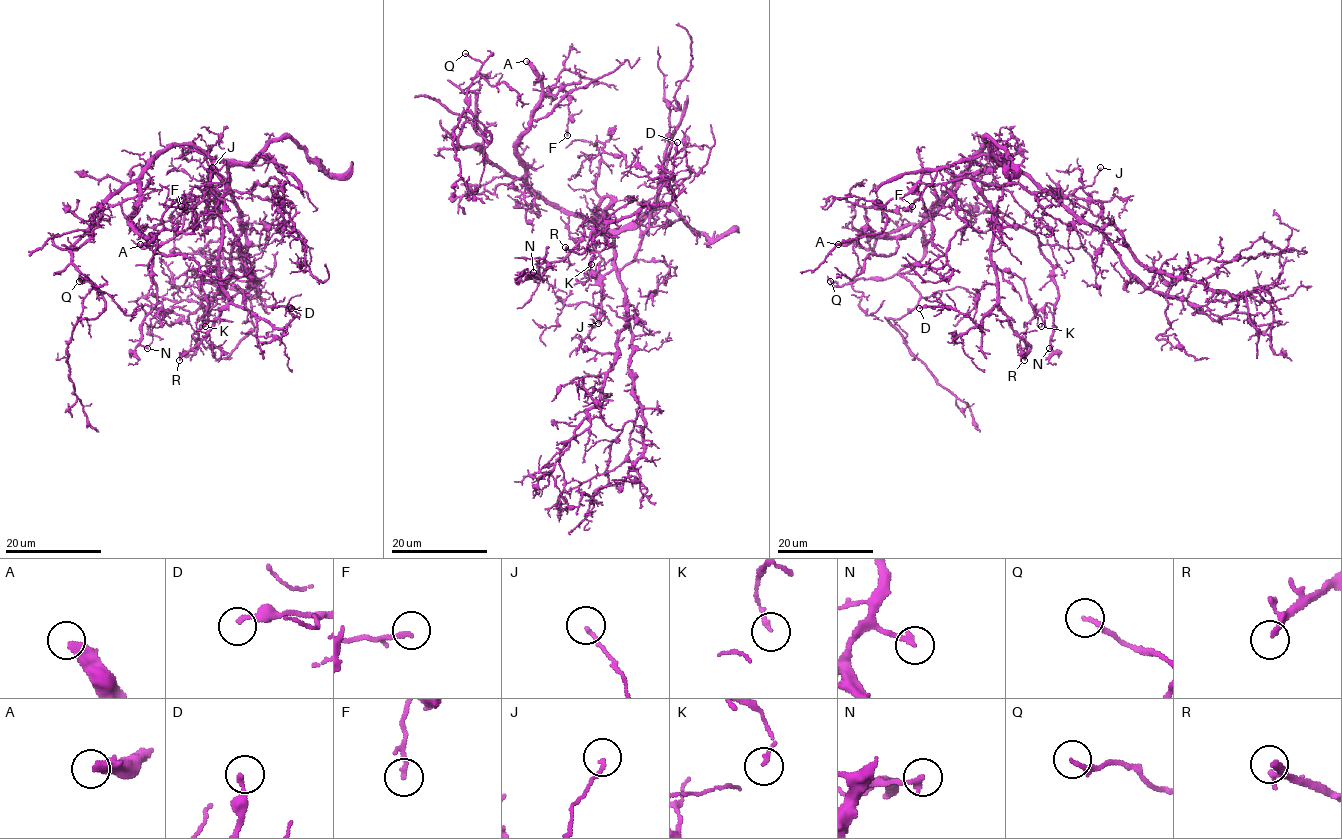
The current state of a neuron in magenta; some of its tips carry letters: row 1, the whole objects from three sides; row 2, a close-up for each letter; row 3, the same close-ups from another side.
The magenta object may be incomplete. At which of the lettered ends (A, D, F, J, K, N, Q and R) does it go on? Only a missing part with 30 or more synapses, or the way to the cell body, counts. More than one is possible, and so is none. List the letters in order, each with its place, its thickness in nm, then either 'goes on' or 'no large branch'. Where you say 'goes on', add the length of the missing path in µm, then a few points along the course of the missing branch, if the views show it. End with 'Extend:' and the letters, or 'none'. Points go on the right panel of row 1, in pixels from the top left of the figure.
A: at (838, 244); 400 nm thick; goes on; about 80 µm are missing
D: at (919, 308); 190 nm thick; goes on; about 15 µm are missing; missing branch runs (919, 308), (912, 320), (901, 329), (864, 323)
F: at (912, 206); 170 nm thick; no large branch
J: at (1100, 167); 140 nm thick; no large branch
K: at (1041, 326); 150 nm thick; no large branch
N: at (1049, 348); 200 nm thick; goes on; about 20 µm are missing; missing branch runs (1049, 348), (1037, 364), (1040, 382), (1029, 393), (1037, 401)
Q: at (830, 281); 160 nm thick; no large branch
R: at (1024, 360); 180 nm thick; goes on; about 25 µm are missing; missing branch runs (1024, 360), (1017, 372), (1019, 390), (1013, 405), (1015, 419), (1024, 415)
Extend: A, D, N, R

